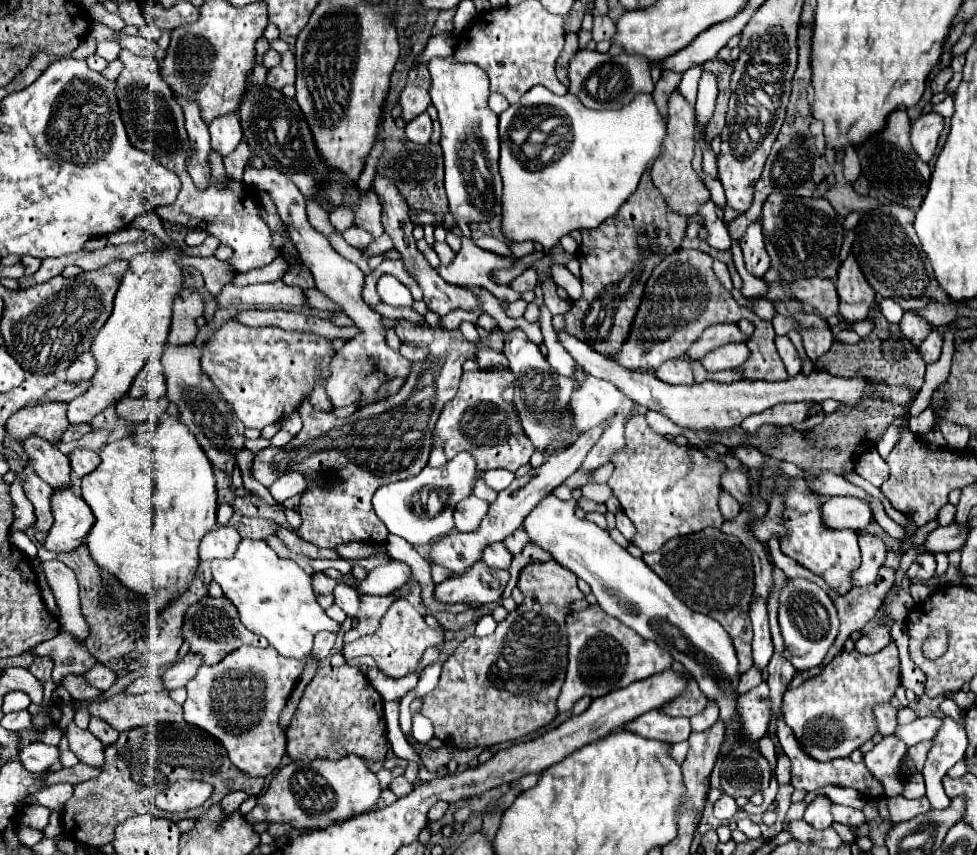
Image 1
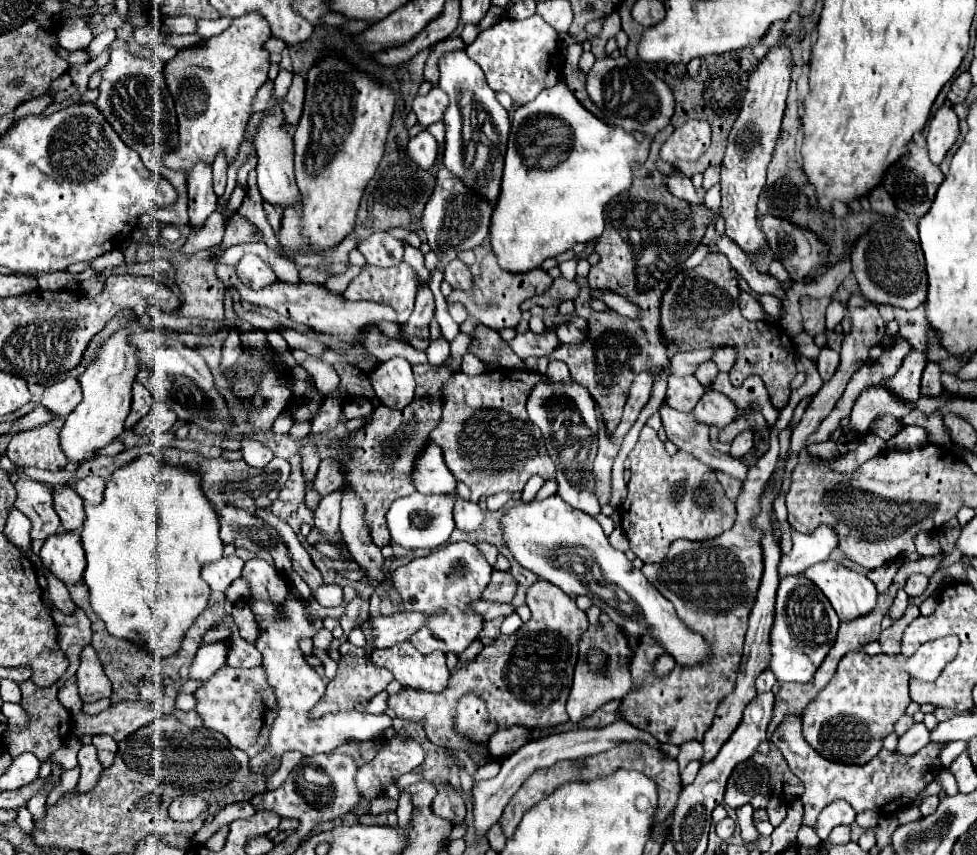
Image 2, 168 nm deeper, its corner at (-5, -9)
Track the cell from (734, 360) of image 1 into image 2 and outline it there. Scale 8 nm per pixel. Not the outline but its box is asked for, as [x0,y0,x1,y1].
[695,361,719,385]

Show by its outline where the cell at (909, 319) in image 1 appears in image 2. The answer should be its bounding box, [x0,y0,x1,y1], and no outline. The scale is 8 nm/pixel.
[885,349,927,401]

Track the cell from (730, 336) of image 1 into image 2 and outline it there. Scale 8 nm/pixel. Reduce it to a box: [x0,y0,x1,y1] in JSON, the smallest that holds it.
[671,349,717,377]

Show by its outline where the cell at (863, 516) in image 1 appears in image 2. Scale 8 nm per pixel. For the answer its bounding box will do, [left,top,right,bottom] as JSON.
[779,525,837,575]

